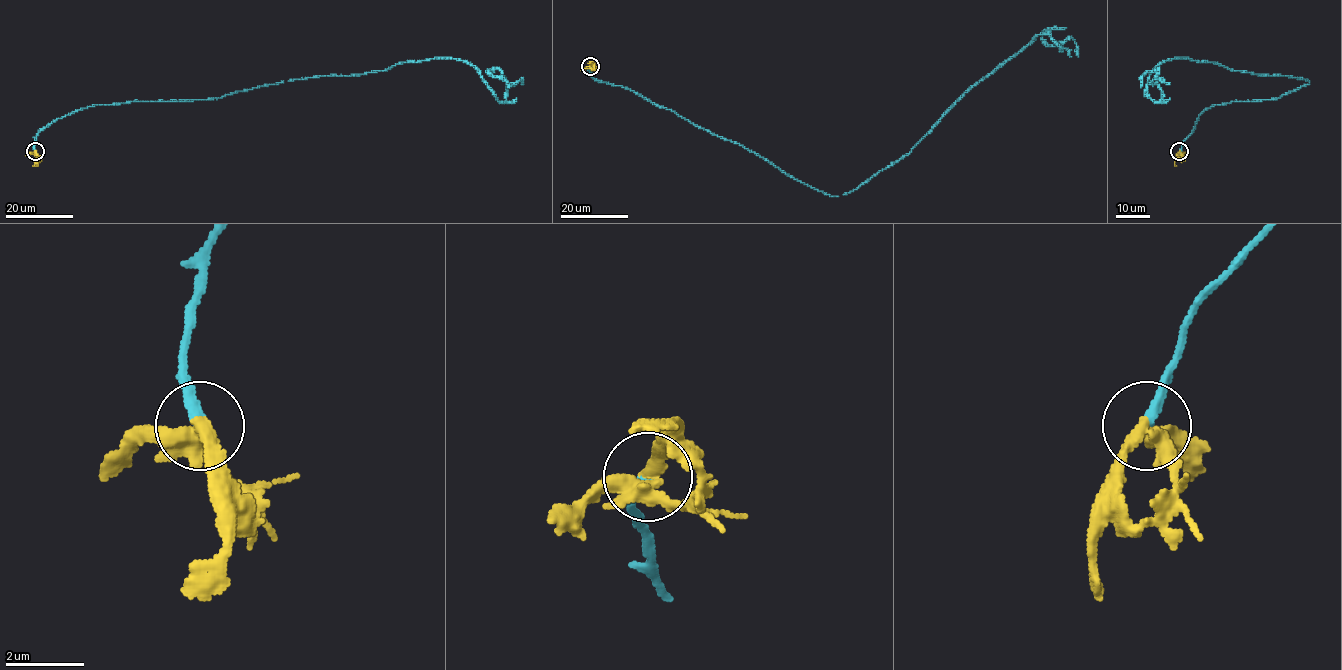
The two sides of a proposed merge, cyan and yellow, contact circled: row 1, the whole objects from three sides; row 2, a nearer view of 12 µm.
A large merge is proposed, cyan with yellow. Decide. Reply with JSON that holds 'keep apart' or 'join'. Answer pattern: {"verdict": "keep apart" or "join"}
{"verdict": "join"}

